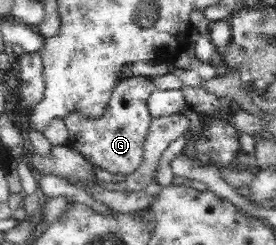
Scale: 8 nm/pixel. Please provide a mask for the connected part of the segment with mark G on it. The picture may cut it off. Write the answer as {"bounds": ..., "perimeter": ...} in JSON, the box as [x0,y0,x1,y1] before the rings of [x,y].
{"bounds":[64,76,156,177],"perimeter":[[[132,76],[120,80],[113,87],[105,115],[101,115],[99,119],[86,120],[77,114],[71,114],[64,119],[69,133],[66,145],[77,149],[85,159],[97,164],[97,167],[127,177],[141,165],[143,159],[145,137],[153,119],[148,107],[153,91],[156,88],[151,78]]]}

